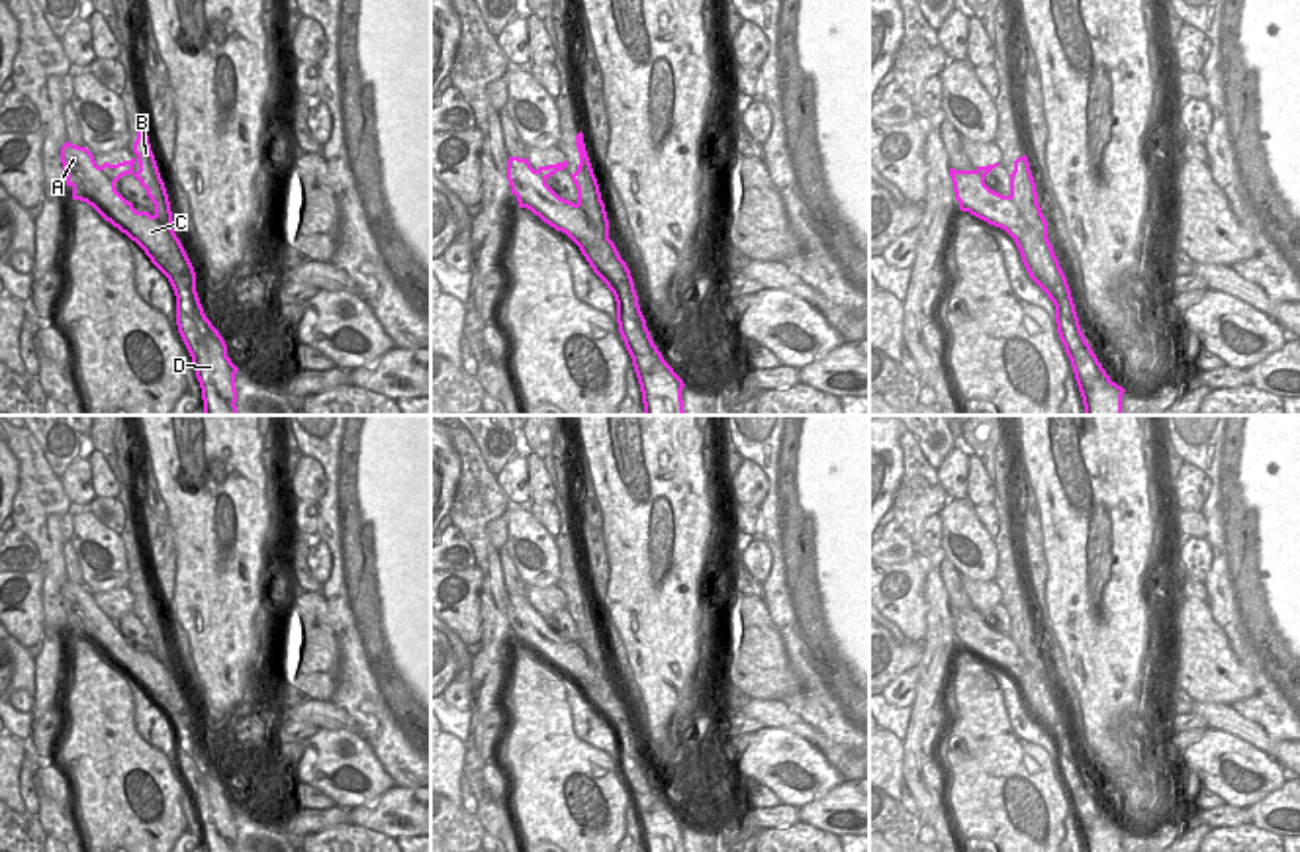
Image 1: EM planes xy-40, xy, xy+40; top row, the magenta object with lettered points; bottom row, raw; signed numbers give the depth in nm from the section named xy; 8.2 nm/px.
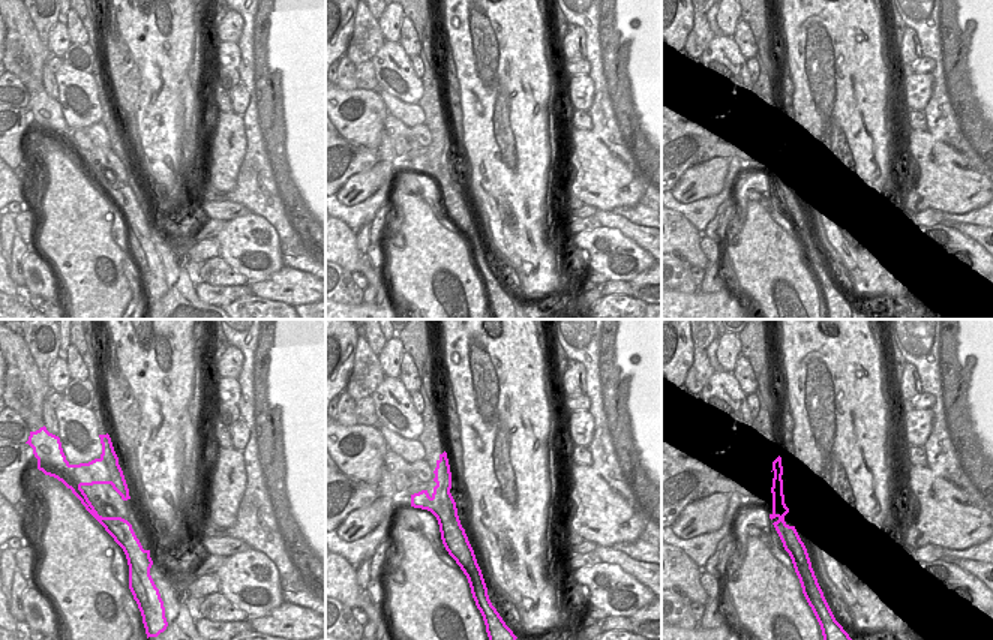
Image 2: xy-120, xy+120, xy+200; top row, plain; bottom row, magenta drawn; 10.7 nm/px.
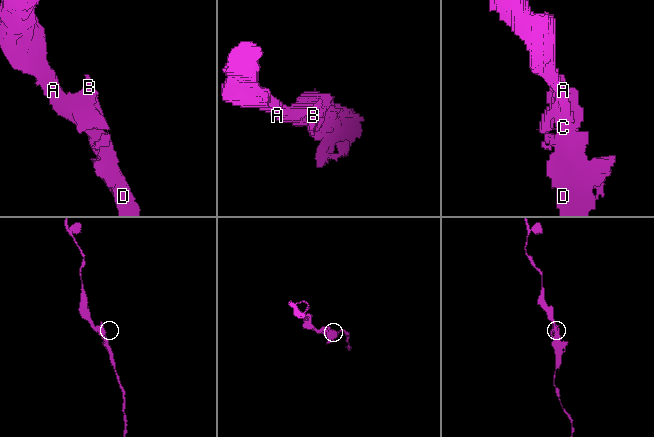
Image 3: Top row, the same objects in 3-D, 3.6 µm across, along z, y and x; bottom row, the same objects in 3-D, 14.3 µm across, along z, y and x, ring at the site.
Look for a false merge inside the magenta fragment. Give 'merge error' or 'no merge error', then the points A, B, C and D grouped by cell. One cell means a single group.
no merge error; A B C D

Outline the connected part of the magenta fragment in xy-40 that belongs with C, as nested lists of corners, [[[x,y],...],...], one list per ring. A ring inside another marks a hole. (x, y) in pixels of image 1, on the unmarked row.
[[[137,566],[131,599],[96,603],[86,586],[65,582],[61,601],[72,639],[86,640],[106,660],[135,680],[151,701],[168,717],[176,734],[178,772],[192,795],[202,827],[204,852],[237,852],[237,805],[227,795],[227,783],[206,756],[196,731],[194,705],[172,668],[172,650],[164,621],[151,590],[145,566]],[[133,613],[155,642],[155,652],[137,650],[117,629],[116,621]]]

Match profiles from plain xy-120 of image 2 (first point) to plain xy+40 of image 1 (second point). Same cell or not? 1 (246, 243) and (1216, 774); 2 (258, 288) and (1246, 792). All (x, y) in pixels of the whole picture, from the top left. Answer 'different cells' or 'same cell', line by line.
1: same cell
2: different cells

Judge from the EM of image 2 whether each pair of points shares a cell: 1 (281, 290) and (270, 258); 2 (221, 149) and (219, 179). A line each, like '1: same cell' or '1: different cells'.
1: different cells
2: same cell

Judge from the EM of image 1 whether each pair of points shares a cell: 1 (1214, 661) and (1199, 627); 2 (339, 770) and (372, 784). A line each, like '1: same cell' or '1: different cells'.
1: same cell
2: same cell

